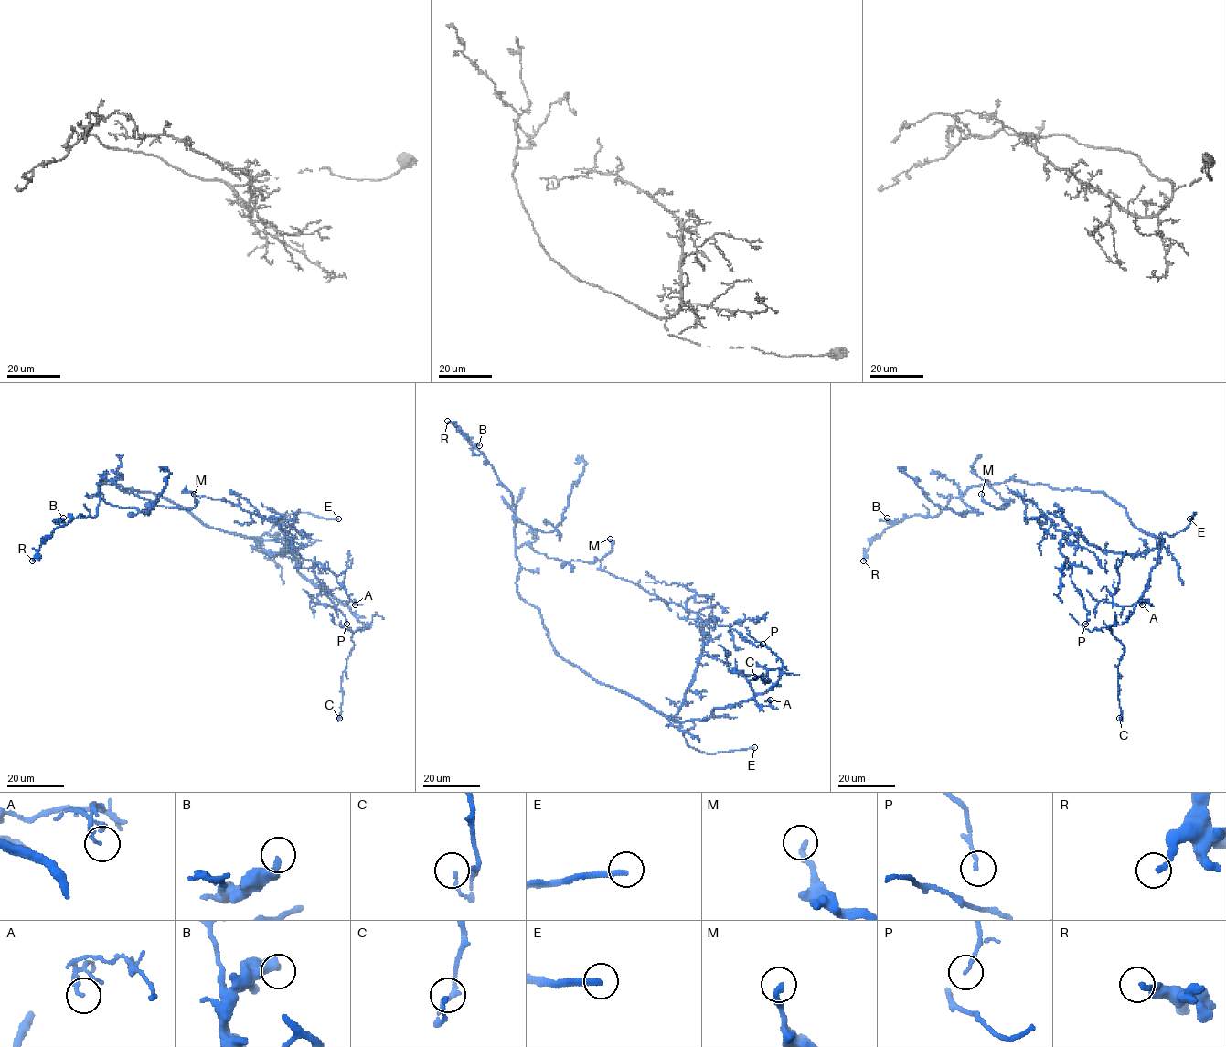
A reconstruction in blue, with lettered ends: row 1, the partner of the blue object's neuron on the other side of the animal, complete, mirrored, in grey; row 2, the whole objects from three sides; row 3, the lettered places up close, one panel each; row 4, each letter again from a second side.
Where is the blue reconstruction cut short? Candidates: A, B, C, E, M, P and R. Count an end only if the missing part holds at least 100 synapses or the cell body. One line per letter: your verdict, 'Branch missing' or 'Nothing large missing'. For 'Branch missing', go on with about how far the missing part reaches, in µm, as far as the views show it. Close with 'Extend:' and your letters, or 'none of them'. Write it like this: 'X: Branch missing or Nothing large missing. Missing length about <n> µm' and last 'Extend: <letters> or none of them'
A: Nothing large missing
B: Nothing large missing
C: Nothing large missing
E: Branch missing. Missing length about 25 µm
M: Nothing large missing
P: Nothing large missing
R: Nothing large missing
Extend: E

